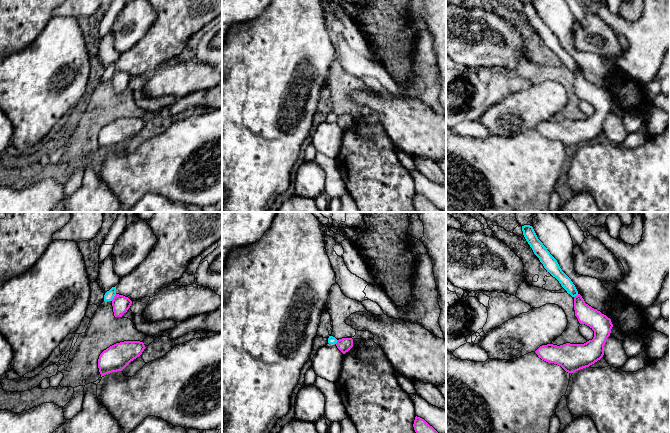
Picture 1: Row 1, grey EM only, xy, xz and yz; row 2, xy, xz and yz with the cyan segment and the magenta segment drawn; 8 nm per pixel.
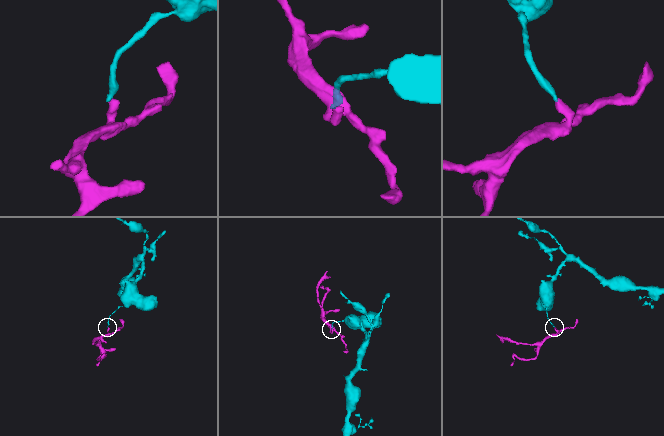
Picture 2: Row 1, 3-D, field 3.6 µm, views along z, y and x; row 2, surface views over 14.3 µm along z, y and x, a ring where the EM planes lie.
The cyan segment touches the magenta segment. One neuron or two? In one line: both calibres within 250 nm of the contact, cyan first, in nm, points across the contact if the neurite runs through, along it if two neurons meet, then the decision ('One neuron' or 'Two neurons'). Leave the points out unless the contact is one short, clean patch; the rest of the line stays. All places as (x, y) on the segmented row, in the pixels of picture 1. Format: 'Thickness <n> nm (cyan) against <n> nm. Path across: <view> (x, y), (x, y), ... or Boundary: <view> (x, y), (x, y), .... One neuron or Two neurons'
Thickness 80 nm (cyan) against 140 nm. Boundary: xy (116, 294), (111, 300). Two neurons

